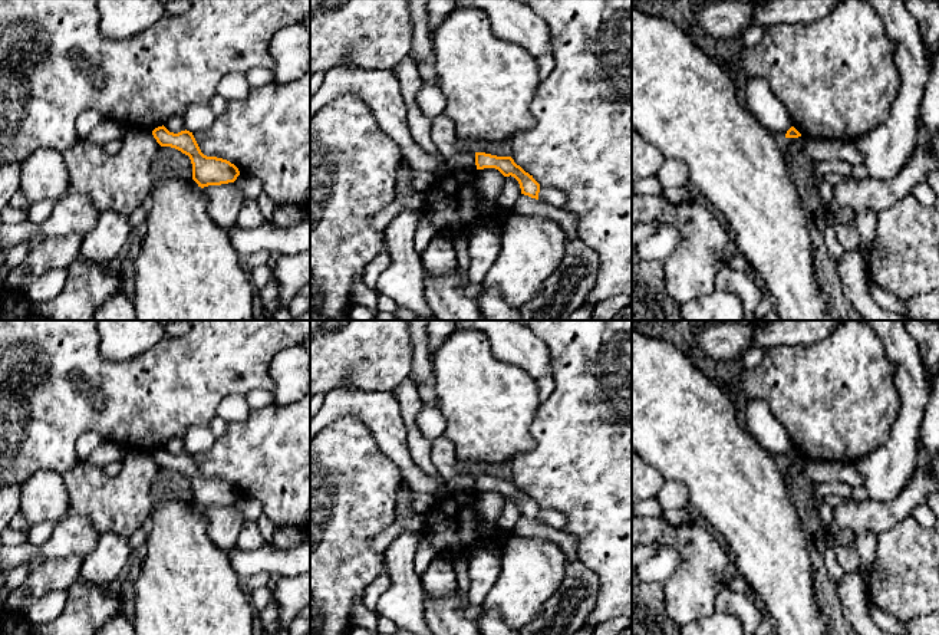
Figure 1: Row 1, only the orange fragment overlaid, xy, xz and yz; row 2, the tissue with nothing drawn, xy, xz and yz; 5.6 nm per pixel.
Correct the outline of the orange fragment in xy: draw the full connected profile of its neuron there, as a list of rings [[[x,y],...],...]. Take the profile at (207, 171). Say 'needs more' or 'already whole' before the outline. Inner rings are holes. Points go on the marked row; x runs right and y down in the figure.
already whole | [[[164,125],[152,131],[161,147],[171,147],[188,155],[192,164],[192,180],[198,187],[234,182],[240,175],[238,168],[227,159],[207,157],[201,152],[192,132],[169,132]]]

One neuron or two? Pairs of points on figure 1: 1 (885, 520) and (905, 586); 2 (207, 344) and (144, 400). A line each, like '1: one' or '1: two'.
1: two
2: one

